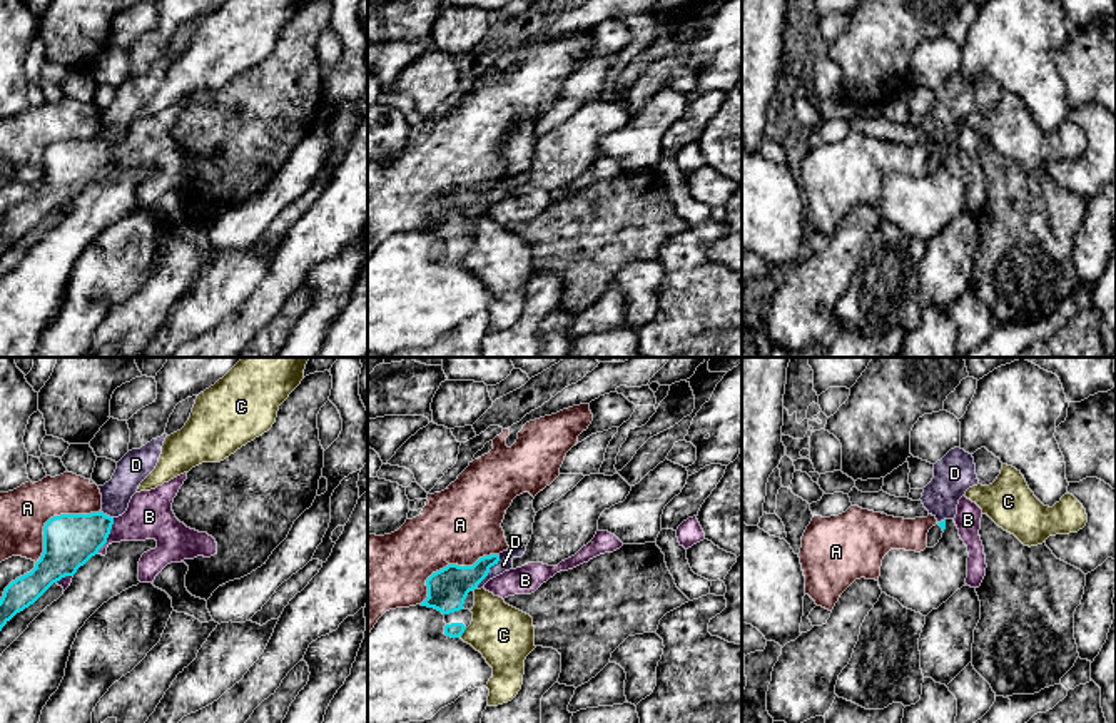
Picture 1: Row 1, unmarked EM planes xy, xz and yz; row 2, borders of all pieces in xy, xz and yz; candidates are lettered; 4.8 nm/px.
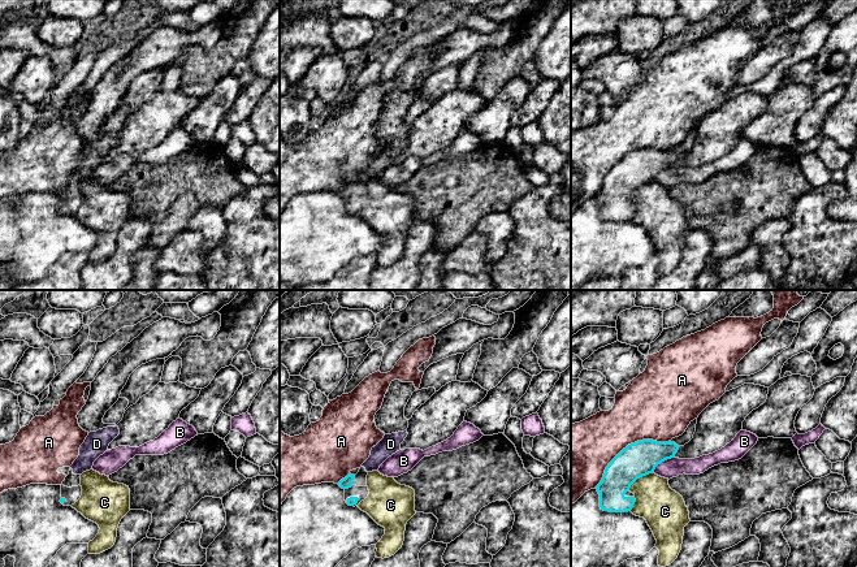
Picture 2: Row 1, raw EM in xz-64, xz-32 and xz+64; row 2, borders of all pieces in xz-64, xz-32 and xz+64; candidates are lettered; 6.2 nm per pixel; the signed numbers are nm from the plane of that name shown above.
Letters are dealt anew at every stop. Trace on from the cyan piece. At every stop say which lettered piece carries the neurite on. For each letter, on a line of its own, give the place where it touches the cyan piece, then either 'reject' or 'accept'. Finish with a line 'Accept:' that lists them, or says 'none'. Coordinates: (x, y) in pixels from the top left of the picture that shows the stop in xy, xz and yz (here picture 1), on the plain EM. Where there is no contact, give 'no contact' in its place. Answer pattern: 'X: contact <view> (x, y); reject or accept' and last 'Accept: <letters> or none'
A: contact xy (54, 142); reject
B: contact xy (109, 159); reject
C: contact xz (461, 259); reject
D: contact xz (488, 197); accept
Accept: D

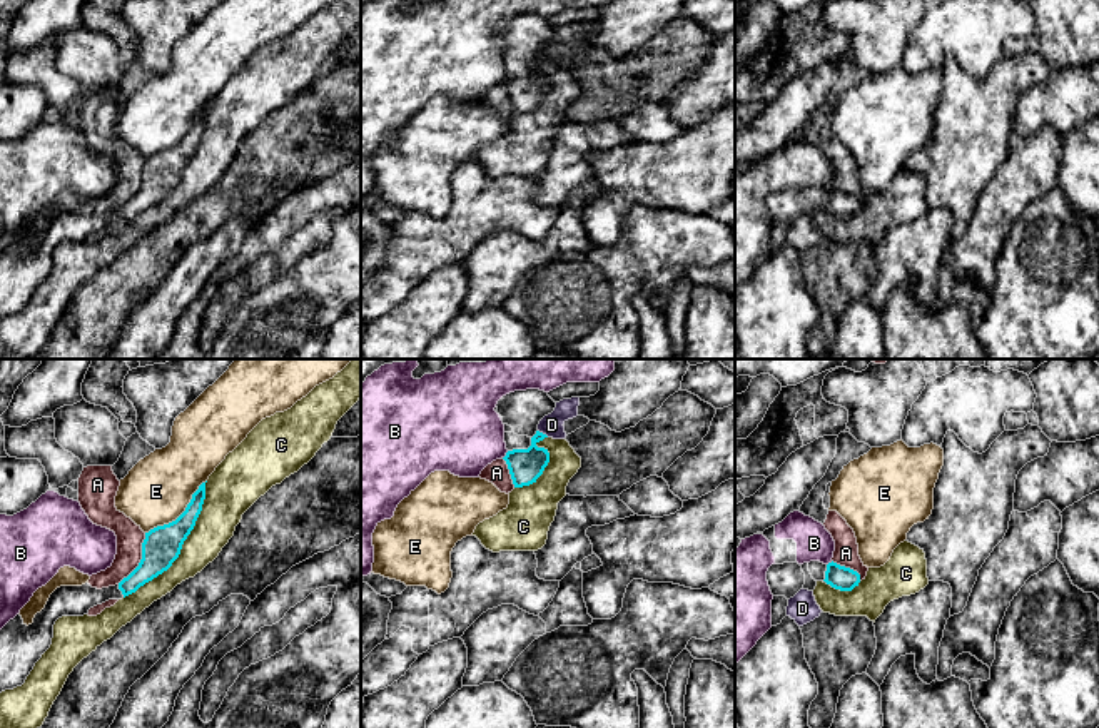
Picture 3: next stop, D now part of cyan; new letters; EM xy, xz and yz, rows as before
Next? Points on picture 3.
A: contact xy (141, 186); reject
B: contact xz (506, 80); reject
C: contact xy (181, 172); reject
D: contact xz (541, 59); reject
E: contact xy (181, 141); reject
Accept: none

